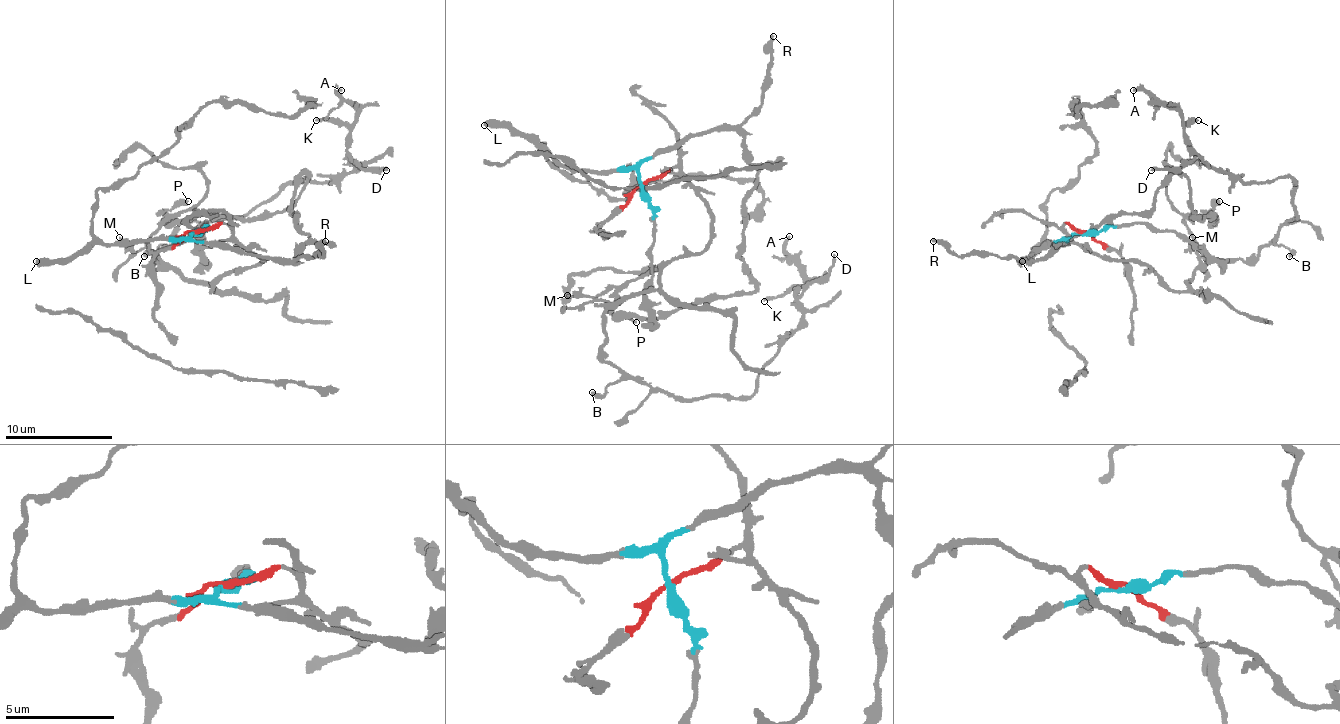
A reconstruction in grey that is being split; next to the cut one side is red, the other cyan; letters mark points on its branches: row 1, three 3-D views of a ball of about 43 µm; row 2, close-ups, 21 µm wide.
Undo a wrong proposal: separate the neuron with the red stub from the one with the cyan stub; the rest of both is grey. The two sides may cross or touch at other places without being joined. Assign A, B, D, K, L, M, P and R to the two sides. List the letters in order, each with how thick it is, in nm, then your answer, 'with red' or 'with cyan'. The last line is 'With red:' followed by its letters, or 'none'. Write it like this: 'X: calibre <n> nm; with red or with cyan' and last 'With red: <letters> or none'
A: calibre 260 nm; with red
B: calibre 320 nm; with red
D: calibre 190 nm; with red
K: calibre 220 nm; with red
L: calibre 500 nm; with cyan
M: calibre 240 nm; with red
P: calibre 280 nm; with red
R: calibre 300 nm; with cyan
With red: A, B, D, K, M, P

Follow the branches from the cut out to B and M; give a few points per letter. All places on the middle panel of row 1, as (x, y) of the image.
B: (642, 186), (677, 167), (712, 239), (677, 256), (661, 288), (604, 315), (602, 352), (620, 377), (591, 393)
M: (642, 186), (677, 167), (712, 221), (709, 242), (677, 256), (661, 272), (661, 288), (618, 301), (567, 296)

